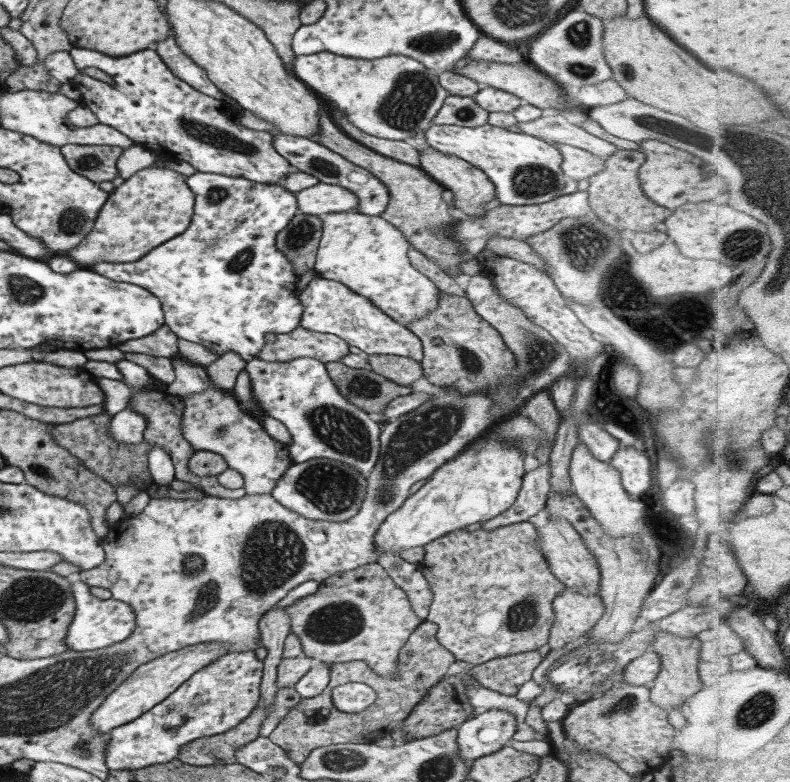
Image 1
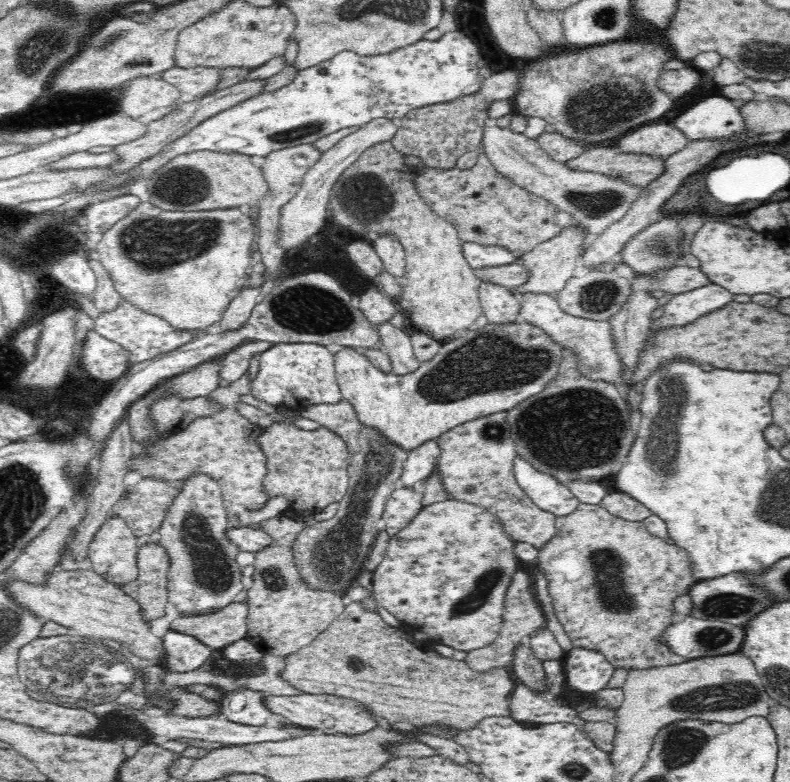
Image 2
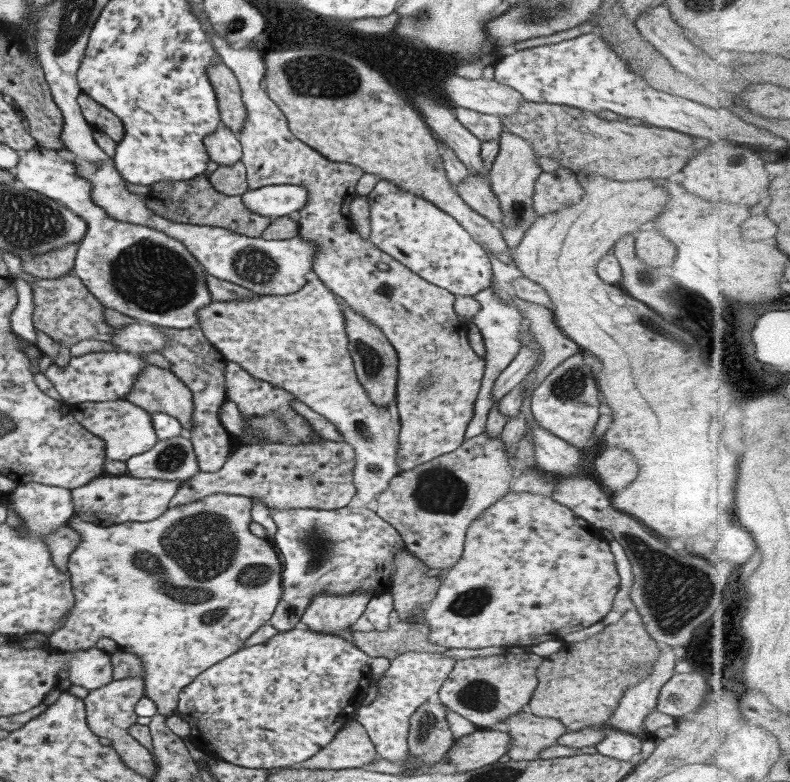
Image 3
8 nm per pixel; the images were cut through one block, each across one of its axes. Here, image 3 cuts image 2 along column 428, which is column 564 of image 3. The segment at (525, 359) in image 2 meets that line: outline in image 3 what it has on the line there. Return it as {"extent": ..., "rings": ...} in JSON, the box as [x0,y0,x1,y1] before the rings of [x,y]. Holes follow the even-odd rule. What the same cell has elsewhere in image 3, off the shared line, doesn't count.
{"extent":[529,354,599,456],"rings":[[[573,354],[554,366],[533,389],[529,400],[531,416],[541,428],[573,445],[581,456],[595,452],[591,433],[599,416],[599,393],[581,354]]]}

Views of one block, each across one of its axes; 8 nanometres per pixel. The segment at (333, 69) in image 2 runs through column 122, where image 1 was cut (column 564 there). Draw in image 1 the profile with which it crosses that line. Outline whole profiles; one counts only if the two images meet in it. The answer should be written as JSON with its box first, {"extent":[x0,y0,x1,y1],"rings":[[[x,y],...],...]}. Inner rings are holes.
{"extent":[424,123,566,204],"rings":[[[488,123],[475,128],[431,124],[424,135],[428,147],[447,156],[460,158],[481,170],[493,183],[496,204],[541,204],[562,195],[561,189],[566,178],[560,169],[561,153],[543,140],[519,132],[508,132],[507,129]]]}

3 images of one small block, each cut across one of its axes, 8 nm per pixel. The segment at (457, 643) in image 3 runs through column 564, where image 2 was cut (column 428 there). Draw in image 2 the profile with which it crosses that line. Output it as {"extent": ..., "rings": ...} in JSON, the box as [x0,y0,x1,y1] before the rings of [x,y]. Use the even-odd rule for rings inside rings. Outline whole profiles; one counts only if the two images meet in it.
{"extent":[372,498,519,652],"rings":[[[450,498],[444,502],[437,502],[430,506],[423,507],[412,519],[412,522],[408,523],[408,526],[405,526],[400,532],[392,535],[391,538],[392,540],[388,543],[385,558],[382,560],[382,564],[378,566],[378,570],[373,574],[372,588],[377,604],[380,604],[380,606],[386,608],[390,614],[394,615],[402,626],[406,626],[415,631],[424,632],[430,638],[433,638],[433,640],[441,644],[446,644],[446,646],[450,646],[450,648],[470,652],[471,650],[492,644],[492,641],[498,636],[498,633],[500,633],[501,625],[503,624],[504,599],[513,575],[518,571],[519,561],[515,555],[515,541],[504,531],[502,523],[496,519],[496,515],[492,515],[492,513],[484,509],[484,507]]]}

